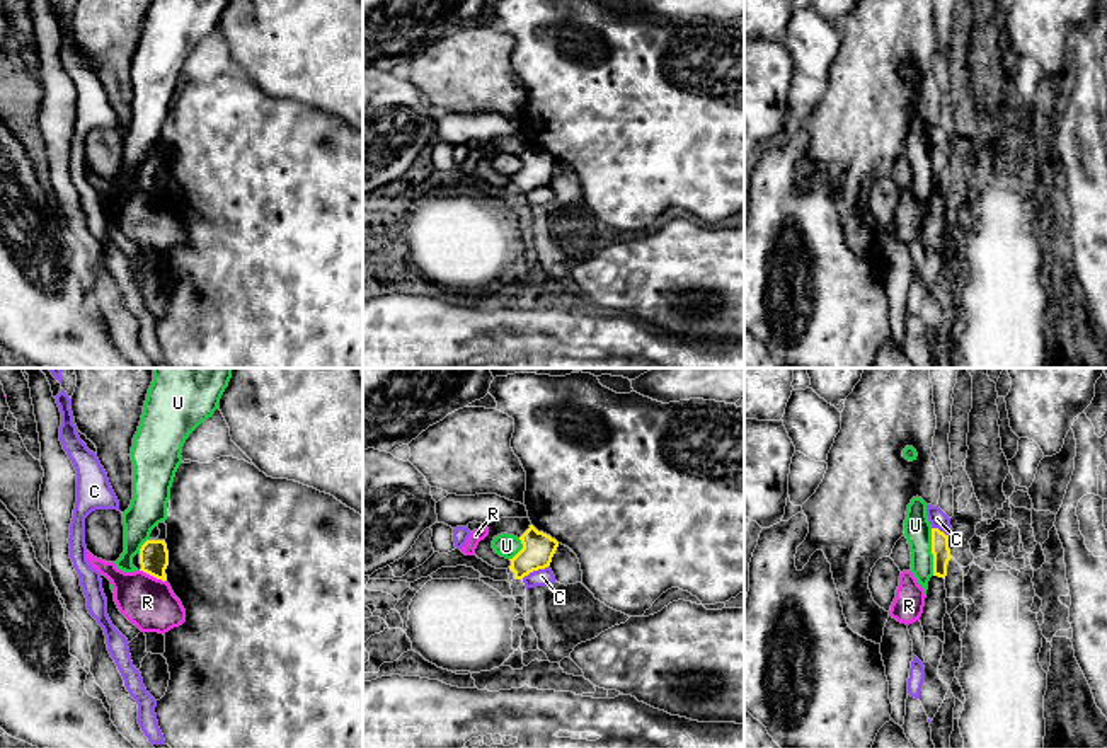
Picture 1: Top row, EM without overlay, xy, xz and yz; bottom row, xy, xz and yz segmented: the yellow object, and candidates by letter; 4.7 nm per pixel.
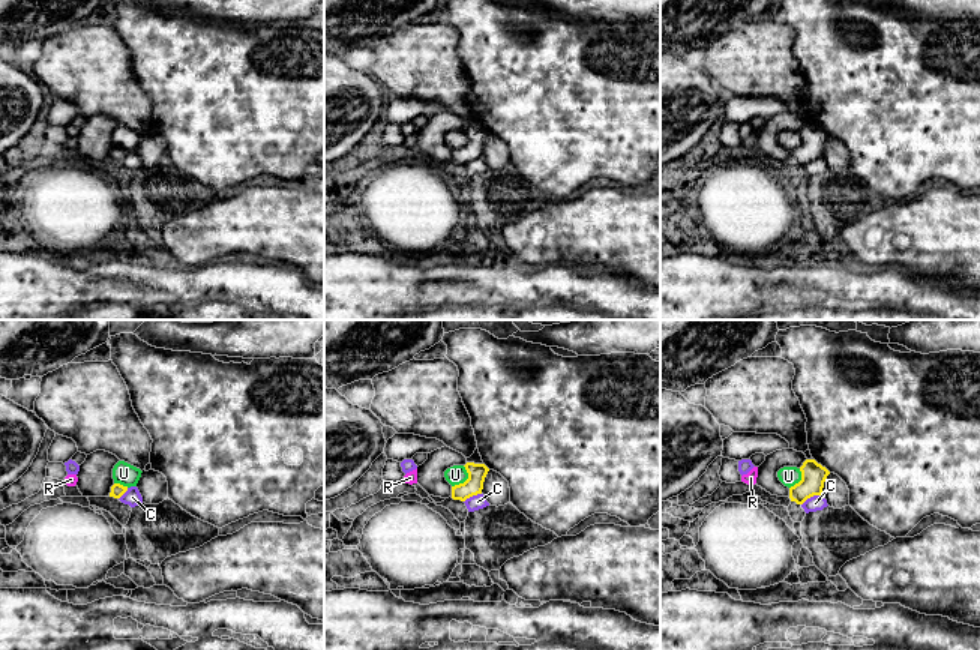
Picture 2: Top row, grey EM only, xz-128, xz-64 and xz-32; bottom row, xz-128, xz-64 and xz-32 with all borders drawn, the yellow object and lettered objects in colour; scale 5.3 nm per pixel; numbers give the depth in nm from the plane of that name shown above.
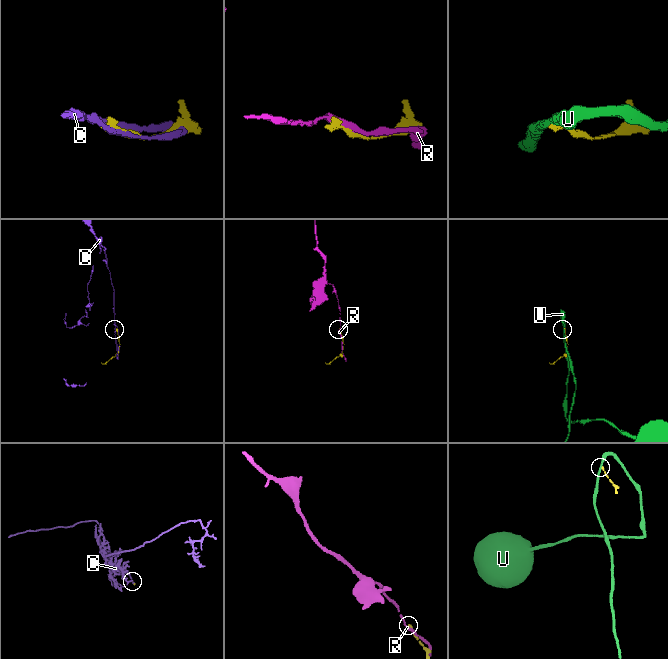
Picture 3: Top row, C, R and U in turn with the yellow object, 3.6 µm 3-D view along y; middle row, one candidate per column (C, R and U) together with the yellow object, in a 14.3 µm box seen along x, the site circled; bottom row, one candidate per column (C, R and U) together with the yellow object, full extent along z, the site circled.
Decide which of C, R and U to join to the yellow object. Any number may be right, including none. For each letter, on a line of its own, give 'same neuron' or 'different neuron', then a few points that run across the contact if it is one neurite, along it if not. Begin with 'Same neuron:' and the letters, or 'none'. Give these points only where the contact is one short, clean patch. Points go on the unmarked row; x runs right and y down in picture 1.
Same neuron: none
C: different neuron
R: different neuron
U: different neuron; line yz (930, 147), (934, 193)

